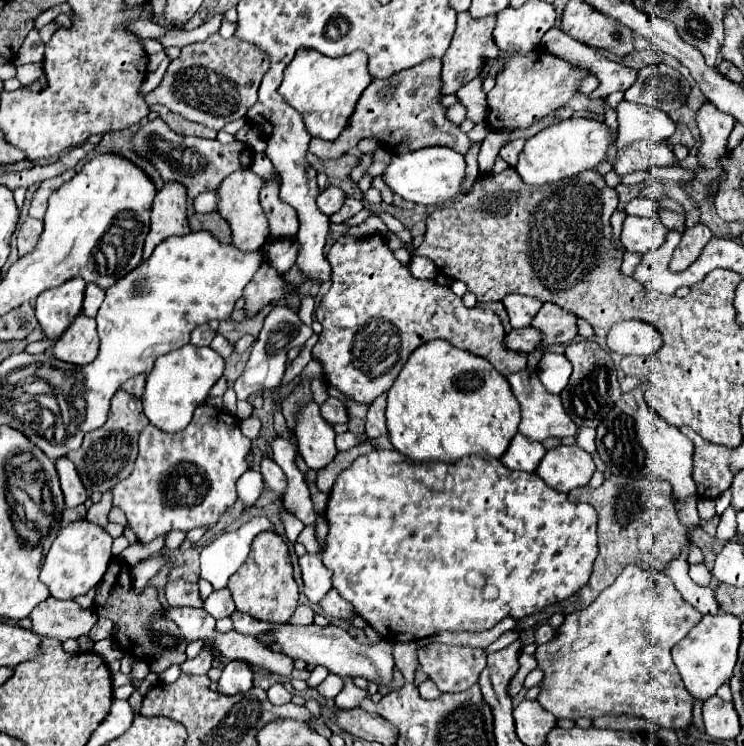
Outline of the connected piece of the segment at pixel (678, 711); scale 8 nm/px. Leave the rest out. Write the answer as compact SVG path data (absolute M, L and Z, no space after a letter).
M627 565L621 575L615 579L613 585L609 585L607 589L601 591L601 595L585 609L581 611L573 611L569 615L565 615L563 623L555 629L555 635L551 641L543 643L543 645L537 645L537 651L535 651L535 659L537 659L537 669L543 671L543 681L539 683L541 687L541 693L537 697L537 701L543 705L543 709L547 709L549 713L553 713L557 719L579 719L579 717L601 717L601 715L619 715L619 713L629 713L629 715L637 715L637 717L643 717L643 719L649 719L653 725L657 727L663 727L663 729L685 729L691 725L691 707L693 707L693 697L691 693L687 693L685 685L683 685L683 679L679 677L679 671L673 663L673 657L671 657L671 649L693 629L693 625L699 623L703 615L693 609L691 605L687 605L687 601L683 601L683 597L679 597L675 585L671 585L671 579L665 575L665 573L659 573L659 571L649 571L649 569L641 569L637 565Z

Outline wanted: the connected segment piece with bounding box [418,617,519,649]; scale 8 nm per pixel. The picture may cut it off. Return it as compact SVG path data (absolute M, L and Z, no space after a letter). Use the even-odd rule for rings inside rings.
M505 617L503 621L499 621L499 625L491 627L491 631L483 631L483 633L439 633L439 635L431 638L424 638L418 641L420 646L432 643L432 640L439 643L449 643L449 645L467 645L467 647L479 647L485 649L489 647L501 633L505 633L507 629L515 629L519 621L515 621L513 617Z

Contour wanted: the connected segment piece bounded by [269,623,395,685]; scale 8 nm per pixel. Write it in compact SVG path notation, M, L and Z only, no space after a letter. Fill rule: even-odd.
M275 623L275 629L269 631L269 635L275 637L281 651L293 659L301 659L307 665L325 665L329 673L335 673L339 677L351 675L351 677L365 677L367 681L375 681L377 685L385 685L393 677L393 657L391 657L391 643L381 641L377 645L363 645L357 643L355 637L351 637L343 627L337 625L325 625L319 627L315 623L311 625L293 625L293 623Z

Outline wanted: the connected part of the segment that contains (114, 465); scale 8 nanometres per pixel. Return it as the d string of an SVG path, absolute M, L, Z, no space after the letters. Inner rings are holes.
M119 389L111 399L111 409L105 425L87 433L77 451L67 453L67 457L75 463L75 469L87 491L105 493L107 489L113 489L119 481L129 477L137 459L137 437L145 425L149 425L149 421L143 413L141 399L131 397L123 389Z

